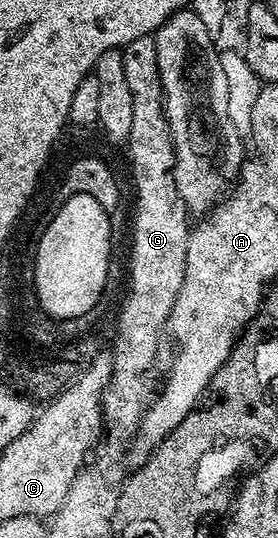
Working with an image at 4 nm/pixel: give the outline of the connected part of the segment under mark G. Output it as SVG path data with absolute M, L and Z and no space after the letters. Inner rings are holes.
M150 35L140 37L131 43L127 43L125 48L121 50L123 55L123 71L127 71L127 83L131 86L131 103L133 110L131 111L131 135L127 142L129 148L129 157L133 160L133 177L137 180L137 213L135 215L135 223L132 222L132 245L129 256L129 287L131 283L131 291L128 293L125 303L119 313L117 321L117 333L115 335L115 343L113 345L113 353L111 352L111 360L113 362L113 371L109 377L108 387L104 391L104 399L102 401L102 416L106 424L112 423L111 431L119 439L130 440L141 425L141 419L145 410L147 410L160 393L163 384L163 373L157 369L153 369L155 365L155 357L159 347L159 335L162 336L166 316L170 313L171 307L174 305L174 299L177 297L177 285L167 277L180 275L185 271L185 251L186 243L189 240L191 232L191 223L188 223L189 213L184 203L181 202L179 191L175 187L175 179L173 178L173 137L169 134L169 124L165 120L165 103L161 99L161 80L159 79L159 67L157 66L157 39L156 36Z

